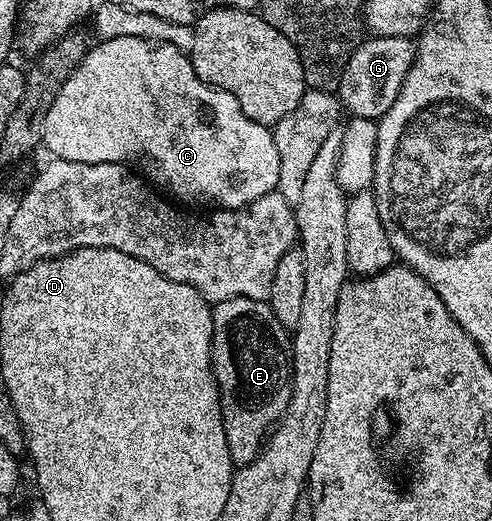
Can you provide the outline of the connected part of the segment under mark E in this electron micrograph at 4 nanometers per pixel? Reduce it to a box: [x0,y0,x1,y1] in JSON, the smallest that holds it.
[210,298,292,465]

